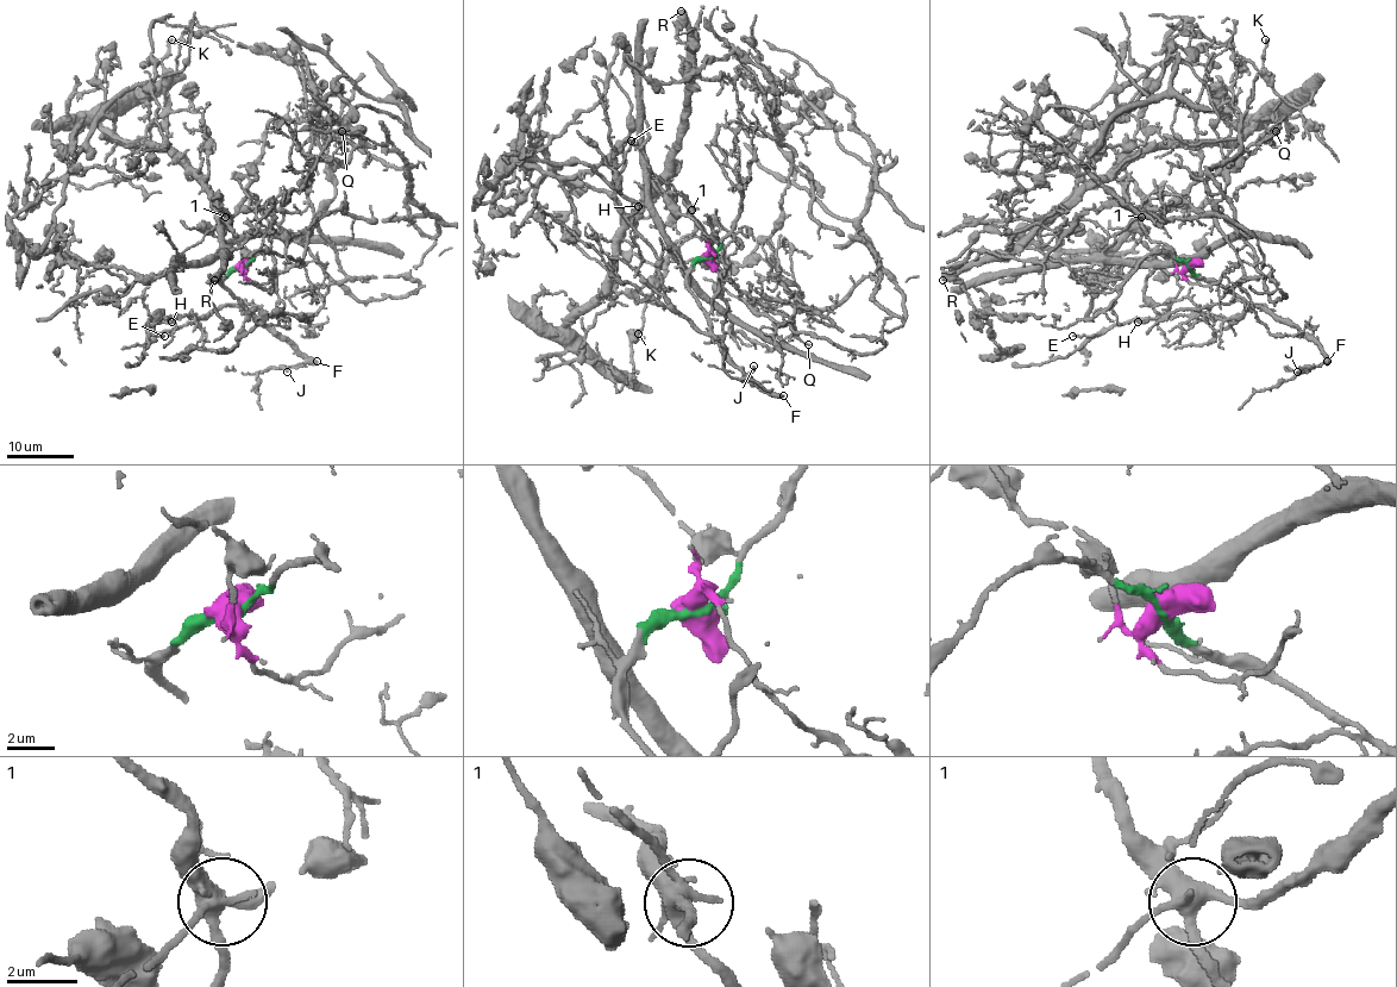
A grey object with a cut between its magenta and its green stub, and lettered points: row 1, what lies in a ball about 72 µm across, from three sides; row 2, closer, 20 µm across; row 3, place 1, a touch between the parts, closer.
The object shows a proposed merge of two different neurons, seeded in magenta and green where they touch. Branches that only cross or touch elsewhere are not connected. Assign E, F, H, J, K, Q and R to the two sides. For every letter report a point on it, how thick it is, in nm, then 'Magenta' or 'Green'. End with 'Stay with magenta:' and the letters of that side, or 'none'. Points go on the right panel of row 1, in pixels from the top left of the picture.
E: Place: (1072, 336). Thickness 130 nm. Green
F: Place: (1327, 361). Thickness 480 nm. Green
H: Place: (1138, 322). Thickness 150 nm. Green
J: Place: (1297, 372). Thickness 200 nm. Green
K: Place: (1265, 39). Thickness 240 nm. Magenta
Q: Place: (1276, 131). Thickness 170 nm. Magenta
R: Place: (943, 280). Thickness 600 nm. Magenta
Stay with magenta: K, Q, R

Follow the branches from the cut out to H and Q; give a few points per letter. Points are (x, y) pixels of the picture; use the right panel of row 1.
H: (1189, 267), (1206, 280), (1264, 306), (1250, 305), (1226, 318), (1189, 314), (1138, 322)
Q: (1189, 267), (1177, 270), (1141, 219), (1221, 173), (1263, 119), (1279, 122), (1267, 138), (1276, 131)

